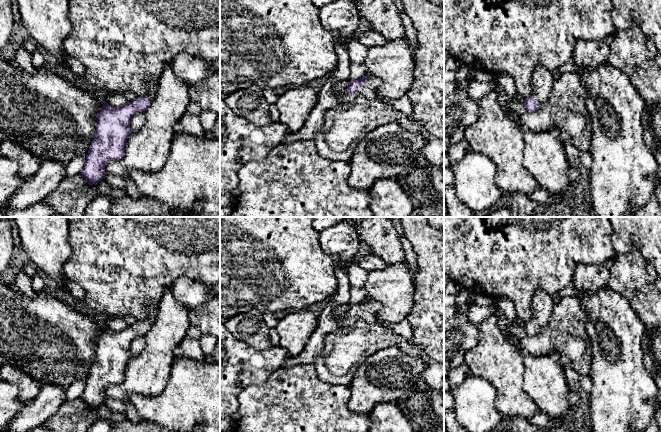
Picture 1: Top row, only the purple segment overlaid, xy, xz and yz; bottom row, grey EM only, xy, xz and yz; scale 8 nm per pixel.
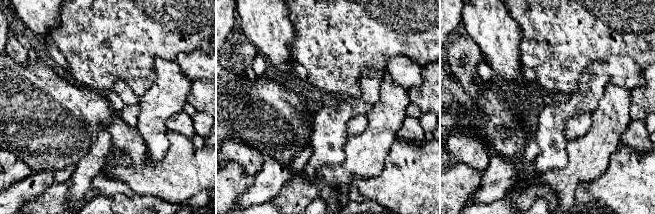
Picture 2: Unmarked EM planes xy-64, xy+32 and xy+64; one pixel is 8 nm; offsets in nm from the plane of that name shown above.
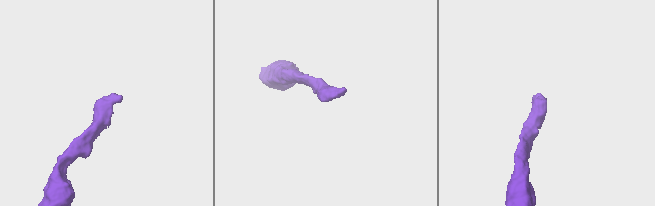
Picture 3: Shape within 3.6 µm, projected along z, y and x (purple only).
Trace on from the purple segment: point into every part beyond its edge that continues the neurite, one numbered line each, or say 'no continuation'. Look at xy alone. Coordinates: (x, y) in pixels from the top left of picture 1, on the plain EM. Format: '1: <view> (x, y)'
no continuation

